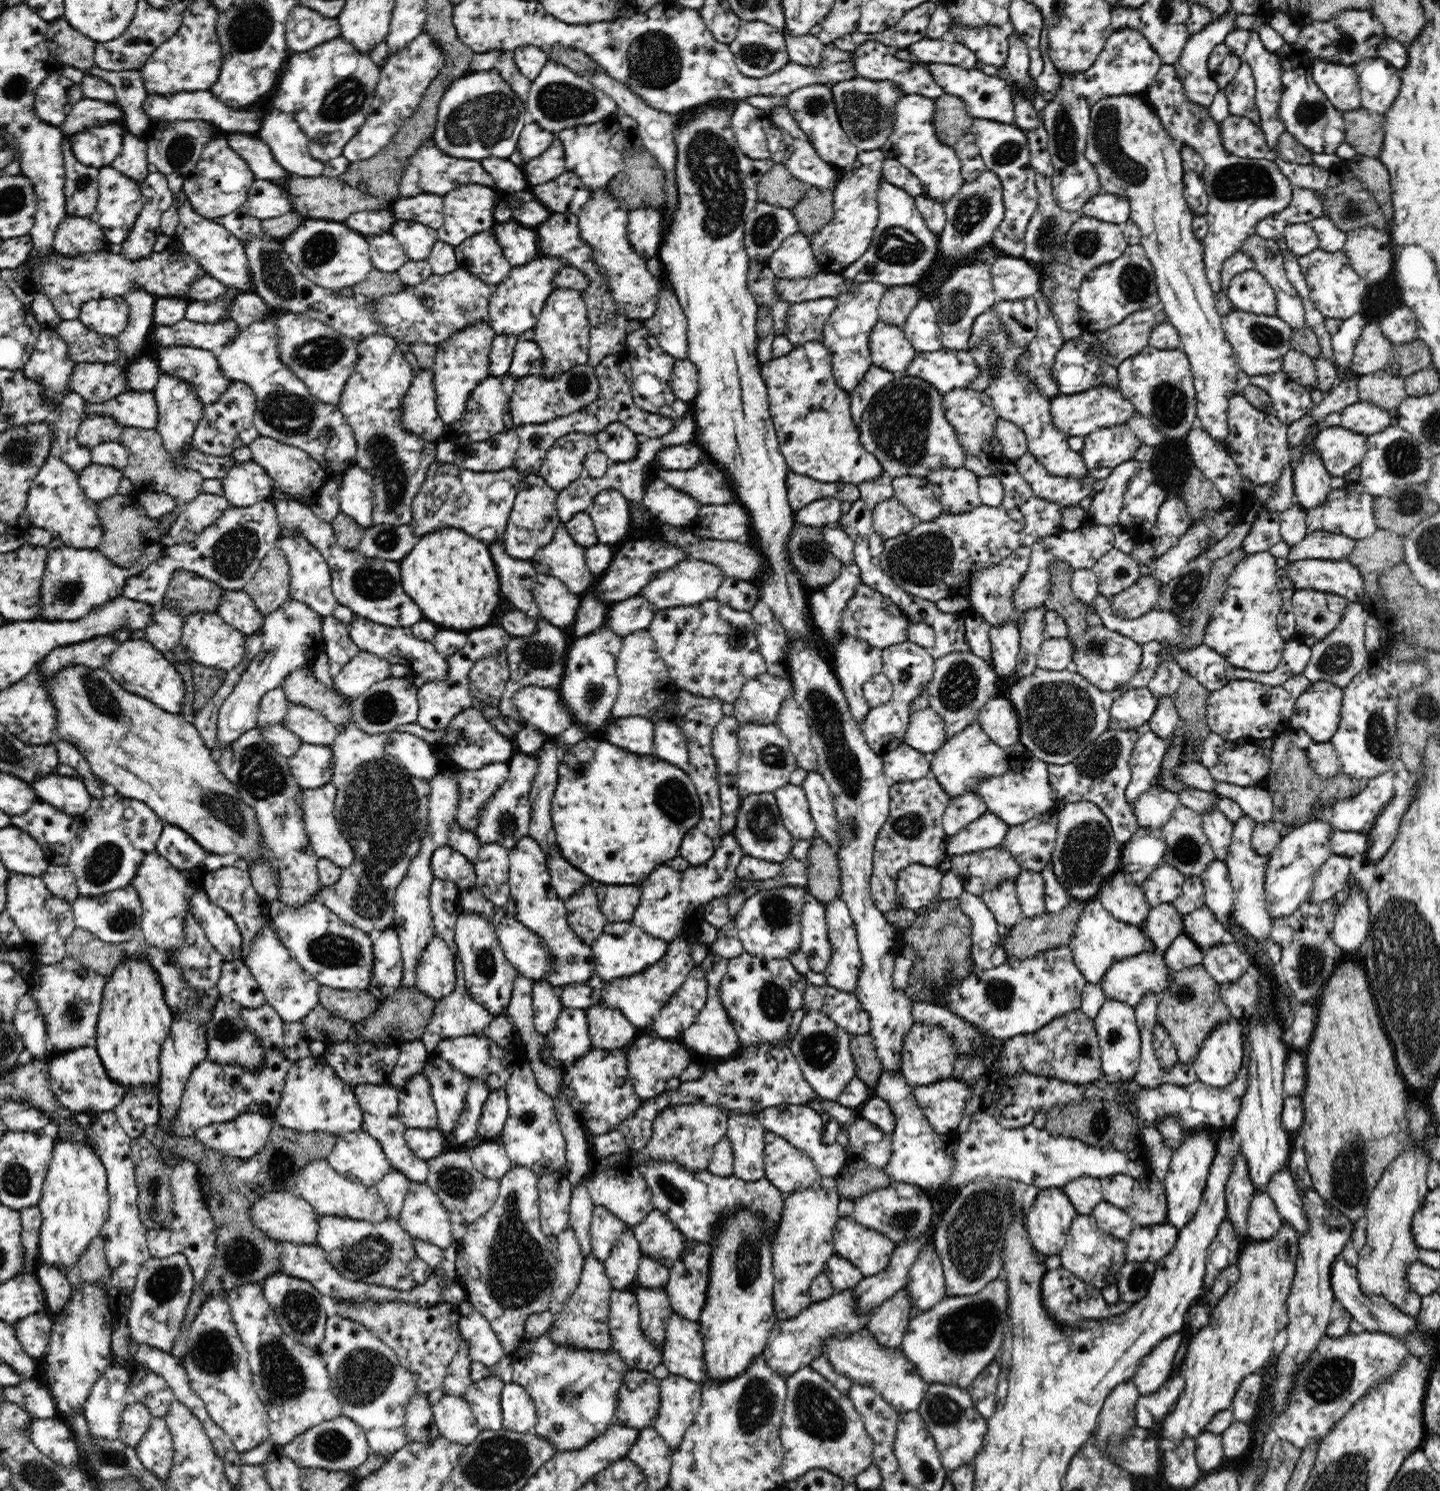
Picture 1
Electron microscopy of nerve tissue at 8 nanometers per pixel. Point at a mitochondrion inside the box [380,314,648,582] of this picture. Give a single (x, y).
(578, 384)

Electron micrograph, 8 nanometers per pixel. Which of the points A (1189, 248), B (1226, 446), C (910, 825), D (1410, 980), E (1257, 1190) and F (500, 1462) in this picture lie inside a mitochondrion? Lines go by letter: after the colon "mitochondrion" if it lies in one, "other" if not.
A: other
B: other
C: mitochondrion
D: mitochondrion
E: other
F: mitochondrion

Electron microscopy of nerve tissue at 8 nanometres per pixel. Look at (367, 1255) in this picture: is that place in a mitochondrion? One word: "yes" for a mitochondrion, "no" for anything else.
yes

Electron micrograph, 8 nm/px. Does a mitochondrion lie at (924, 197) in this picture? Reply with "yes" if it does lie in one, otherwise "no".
no

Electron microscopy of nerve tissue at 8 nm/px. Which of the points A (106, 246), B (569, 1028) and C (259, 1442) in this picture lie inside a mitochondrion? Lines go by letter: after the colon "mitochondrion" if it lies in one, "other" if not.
A: other
B: other
C: other

